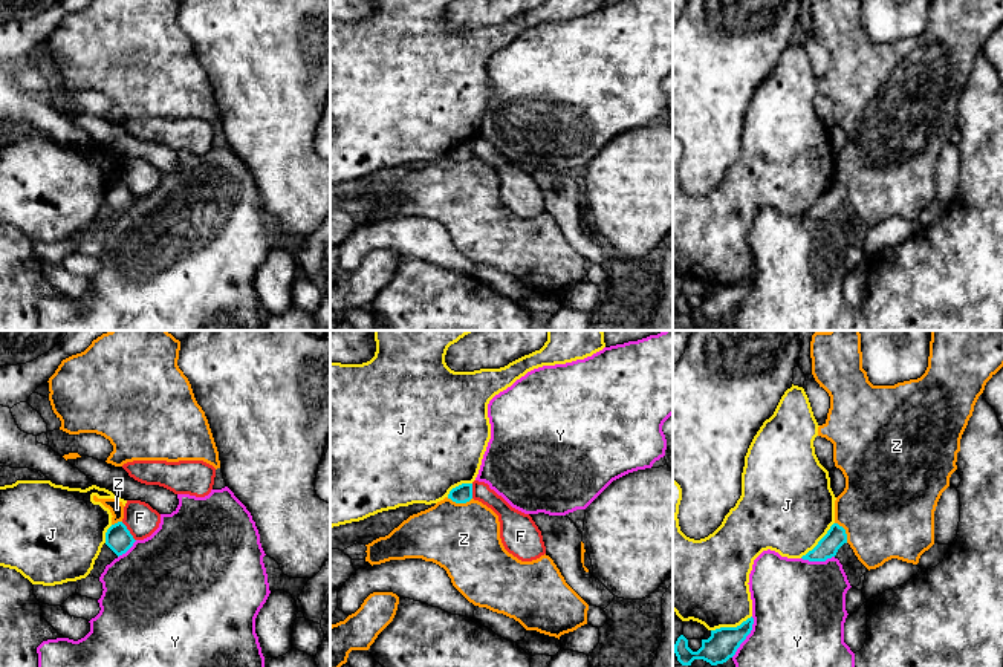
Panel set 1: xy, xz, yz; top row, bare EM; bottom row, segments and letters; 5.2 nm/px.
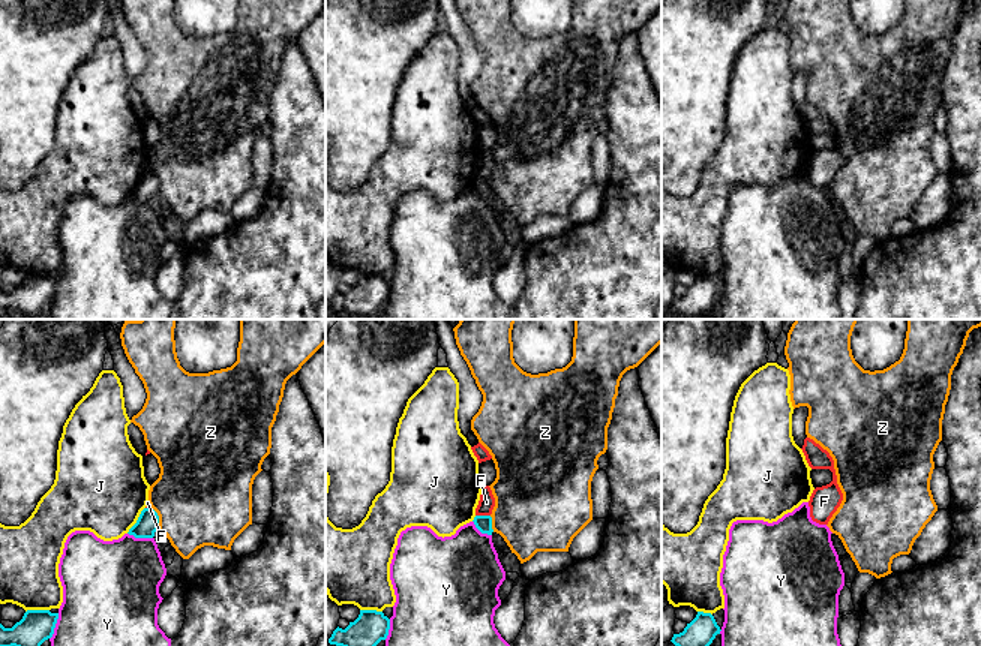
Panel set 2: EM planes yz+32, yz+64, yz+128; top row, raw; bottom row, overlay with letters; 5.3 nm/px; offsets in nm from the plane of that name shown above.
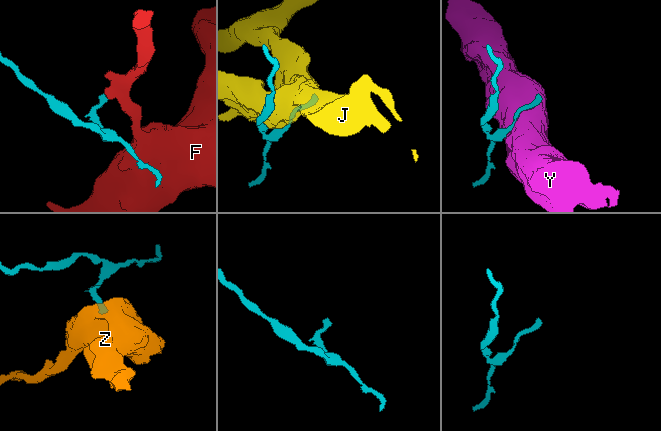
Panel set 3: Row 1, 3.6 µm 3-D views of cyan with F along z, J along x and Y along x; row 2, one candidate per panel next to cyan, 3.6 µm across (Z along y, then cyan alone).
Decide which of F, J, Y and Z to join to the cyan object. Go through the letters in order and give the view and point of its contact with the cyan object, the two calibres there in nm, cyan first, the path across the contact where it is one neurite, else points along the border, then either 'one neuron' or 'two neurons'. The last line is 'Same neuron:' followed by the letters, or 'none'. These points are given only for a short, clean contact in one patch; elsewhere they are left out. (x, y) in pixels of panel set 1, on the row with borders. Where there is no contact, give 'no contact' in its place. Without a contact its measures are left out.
F: xy (129, 531) | 140/170 nm | along xy (121, 522), (135, 540) | two neurons
J: yz (731, 627) | 160/400 nm | two neurons
Y: yz (746, 635) | 160/420 nm | two neurons
Z: xz (459, 502) | 100/380 nm | along xz (447, 497), (456, 502), (468, 502), (471, 499) | two neurons
Same neuron: none

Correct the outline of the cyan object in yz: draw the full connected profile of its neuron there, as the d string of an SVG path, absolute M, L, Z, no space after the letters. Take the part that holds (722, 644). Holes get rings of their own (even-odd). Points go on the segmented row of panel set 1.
M748 618L737 627L720 627L711 630L708 639L702 639L702 647L693 652L688 647L688 639L680 635L674 644L674 653L682 665L691 665L694 659L703 659L711 665L723 664L732 658L740 644L751 633L754 618Z

